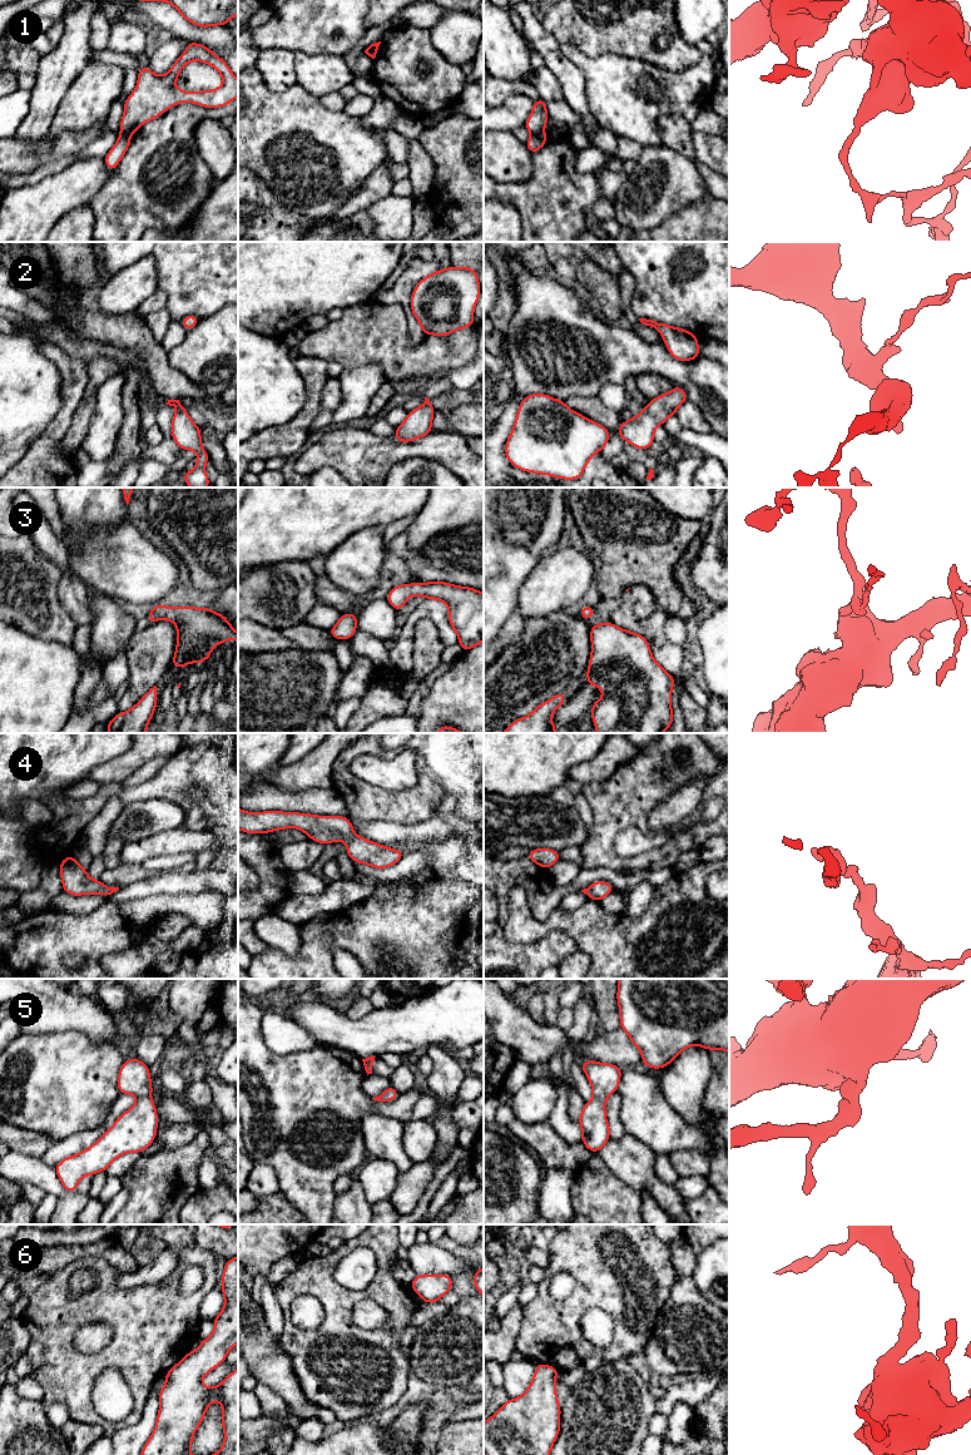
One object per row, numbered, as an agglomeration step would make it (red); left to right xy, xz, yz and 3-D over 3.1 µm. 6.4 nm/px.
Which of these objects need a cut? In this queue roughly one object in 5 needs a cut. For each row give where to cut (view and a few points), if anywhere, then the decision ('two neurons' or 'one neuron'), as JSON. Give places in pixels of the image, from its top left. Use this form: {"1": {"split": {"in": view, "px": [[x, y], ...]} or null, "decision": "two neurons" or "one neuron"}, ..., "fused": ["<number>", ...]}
{"1": {"split": {"in": "yz", "px": [[543, 132], [531, 135]]}, "decision": "two neurons"}, "2": {"split": null, "decision": "one neuron"}, "3": {"split": null, "decision": "one neuron"}, "4": {"split": null, "decision": "one neuron"}, "5": {"split": null, "decision": "one neuron"}, "6": {"split": null, "decision": "one neuron"}, "fused": ["1"]}

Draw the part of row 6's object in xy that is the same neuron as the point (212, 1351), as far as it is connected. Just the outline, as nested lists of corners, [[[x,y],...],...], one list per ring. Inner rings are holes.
[[[238,1257],[226,1261],[221,1291],[224,1307],[213,1318],[213,1333],[164,1374],[167,1382],[159,1391],[157,1424],[140,1455],[190,1455],[193,1435],[202,1424],[207,1407],[217,1400],[222,1401],[224,1441],[223,1447],[213,1455],[238,1455],[238,1367],[214,1387],[200,1384],[208,1372],[226,1362],[227,1353],[238,1343]]]

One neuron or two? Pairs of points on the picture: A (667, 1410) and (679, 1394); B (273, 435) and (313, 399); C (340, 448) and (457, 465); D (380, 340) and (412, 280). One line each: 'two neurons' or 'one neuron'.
A: one neuron
B: one neuron
C: one neuron
D: two neurons

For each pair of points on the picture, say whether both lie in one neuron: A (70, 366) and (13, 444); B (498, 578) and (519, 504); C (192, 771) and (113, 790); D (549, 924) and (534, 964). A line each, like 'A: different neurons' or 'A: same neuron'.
A: different neurons
B: same neuron
C: same neuron
D: different neurons

